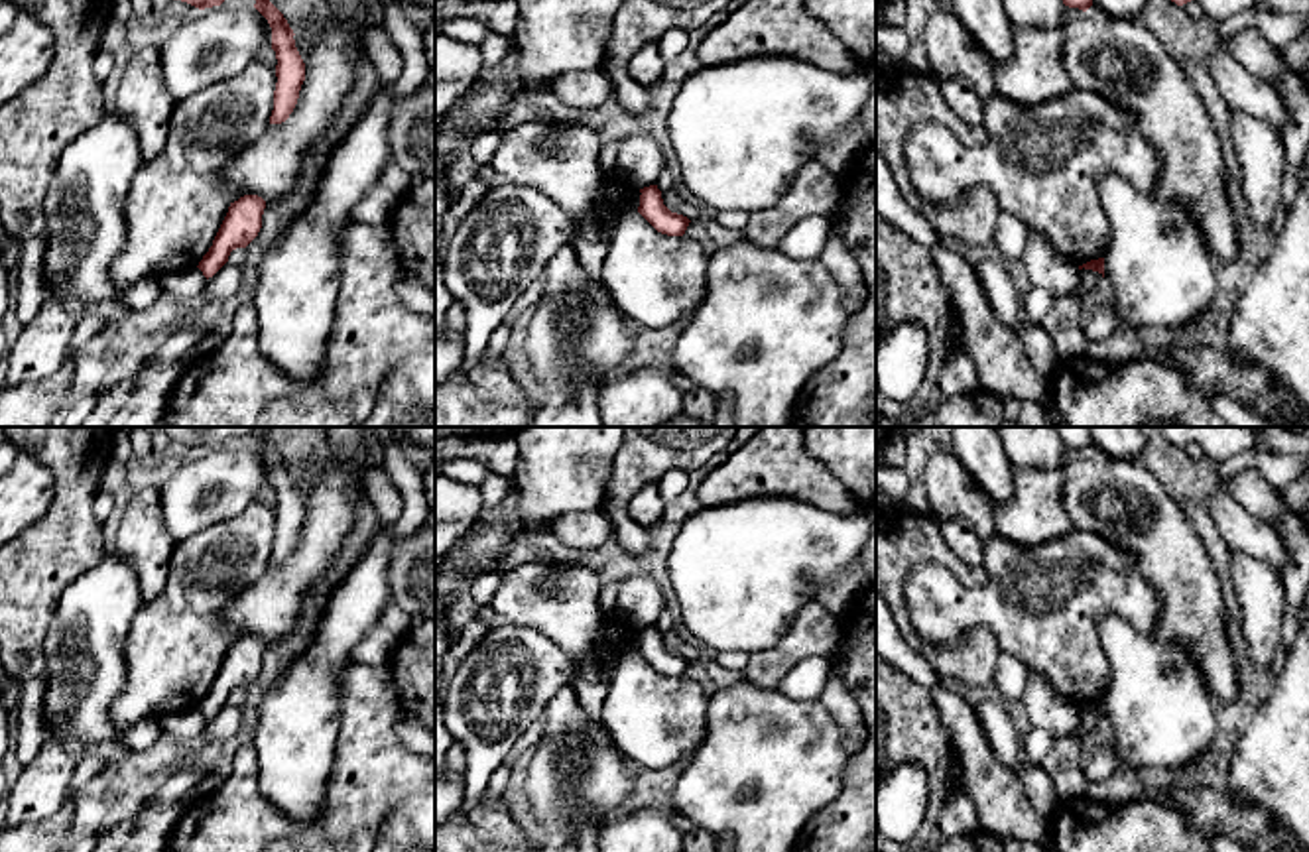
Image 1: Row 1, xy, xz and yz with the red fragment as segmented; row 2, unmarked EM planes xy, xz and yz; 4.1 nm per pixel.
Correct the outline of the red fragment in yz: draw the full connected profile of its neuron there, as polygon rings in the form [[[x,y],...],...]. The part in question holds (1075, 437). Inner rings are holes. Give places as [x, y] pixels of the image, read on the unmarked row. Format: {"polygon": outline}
{"polygon": [[[1051,427],[1065,447],[1087,453],[1092,447],[1092,435],[1089,427]]]}

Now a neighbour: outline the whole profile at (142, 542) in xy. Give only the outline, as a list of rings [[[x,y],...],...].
[[[144,488],[128,502],[112,549],[136,573],[142,600],[157,598],[175,549],[175,541],[163,529],[161,488]]]

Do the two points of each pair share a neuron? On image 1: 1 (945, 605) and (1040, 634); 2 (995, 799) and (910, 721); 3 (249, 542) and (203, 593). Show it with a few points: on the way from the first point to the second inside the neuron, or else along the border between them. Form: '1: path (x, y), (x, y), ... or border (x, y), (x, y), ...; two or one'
1: path (969, 608), (1016, 610); one
2: border (939, 713), (957, 756); two
3: path (237, 553), (209, 581); one

